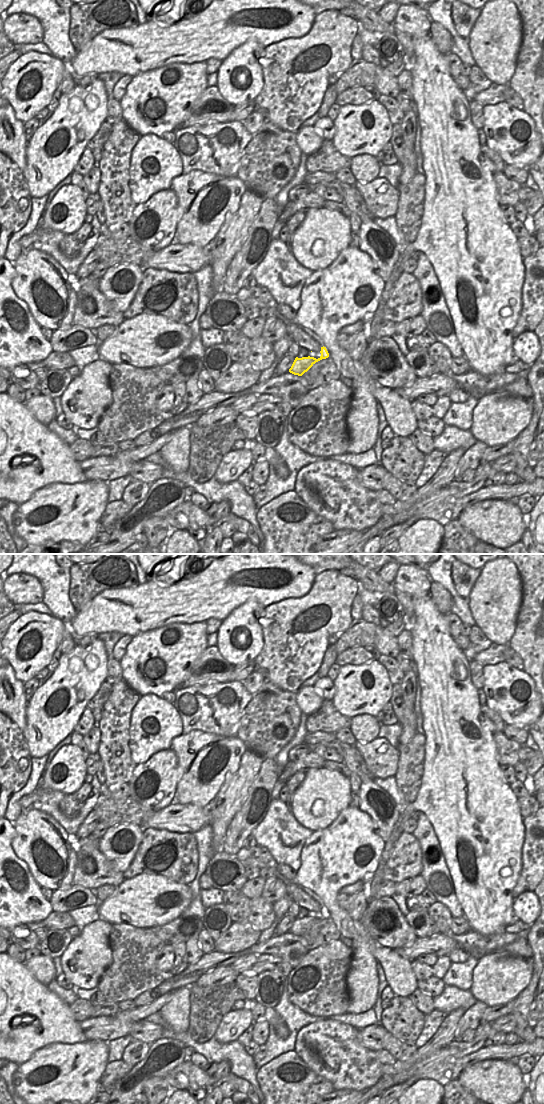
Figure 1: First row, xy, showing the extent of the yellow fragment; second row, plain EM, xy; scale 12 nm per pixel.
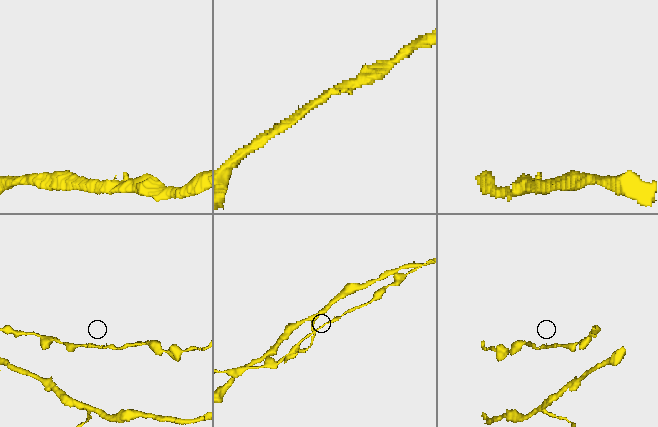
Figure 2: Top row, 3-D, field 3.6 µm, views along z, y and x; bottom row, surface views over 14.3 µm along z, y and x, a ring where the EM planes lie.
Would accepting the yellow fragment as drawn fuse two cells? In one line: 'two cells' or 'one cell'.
one cell

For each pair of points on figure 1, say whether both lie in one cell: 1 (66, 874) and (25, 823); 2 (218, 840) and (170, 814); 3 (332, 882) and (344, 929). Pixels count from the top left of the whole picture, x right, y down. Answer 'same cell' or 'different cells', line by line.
1: same cell
2: different cells
3: same cell

